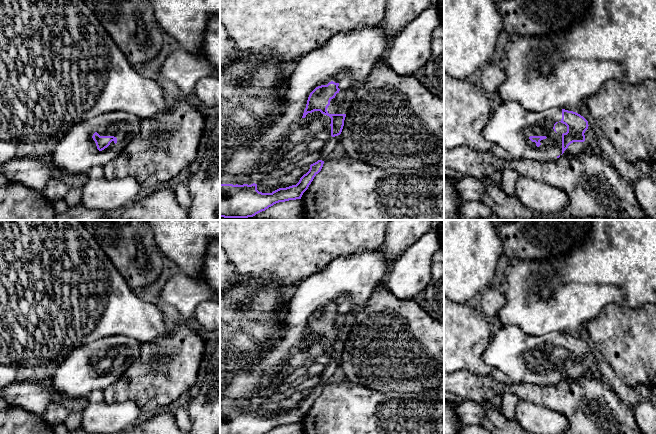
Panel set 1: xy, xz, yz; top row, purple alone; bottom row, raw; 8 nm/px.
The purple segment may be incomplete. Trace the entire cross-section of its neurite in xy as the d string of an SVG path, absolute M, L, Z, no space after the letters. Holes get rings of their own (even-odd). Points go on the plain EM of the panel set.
M121 335L97 339L75 348L59 365L51 368L49 374L52 389L61 395L62 400L88 398L94 390L104 390L119 379L138 359L141 343L134 338Z

